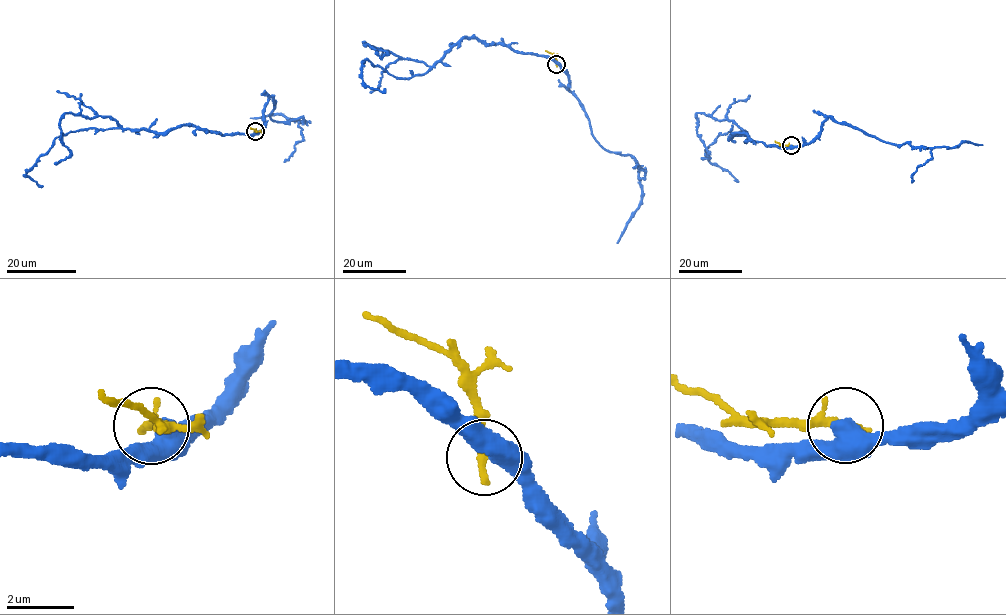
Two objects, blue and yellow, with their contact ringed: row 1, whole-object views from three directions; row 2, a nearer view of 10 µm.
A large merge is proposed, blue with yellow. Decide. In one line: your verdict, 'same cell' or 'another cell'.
another cell

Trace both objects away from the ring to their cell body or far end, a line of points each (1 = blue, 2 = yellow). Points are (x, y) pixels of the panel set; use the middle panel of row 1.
1: (556, 64), (548, 57), (463, 38), (426, 72), (410, 77), (394, 77), (364, 59), (363, 82), (385, 89)
2: (556, 64), (556, 57), (545, 51)

